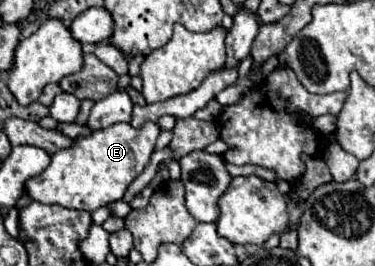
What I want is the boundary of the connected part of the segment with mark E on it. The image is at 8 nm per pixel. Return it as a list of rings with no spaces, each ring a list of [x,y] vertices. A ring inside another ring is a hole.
[[[115,123],[91,135],[77,137],[73,139],[73,147],[51,155],[51,163],[41,175],[25,181],[25,191],[39,203],[95,211],[125,195],[133,179],[147,167],[159,133],[161,129],[155,123],[145,123],[141,129],[133,129],[129,123]]]

